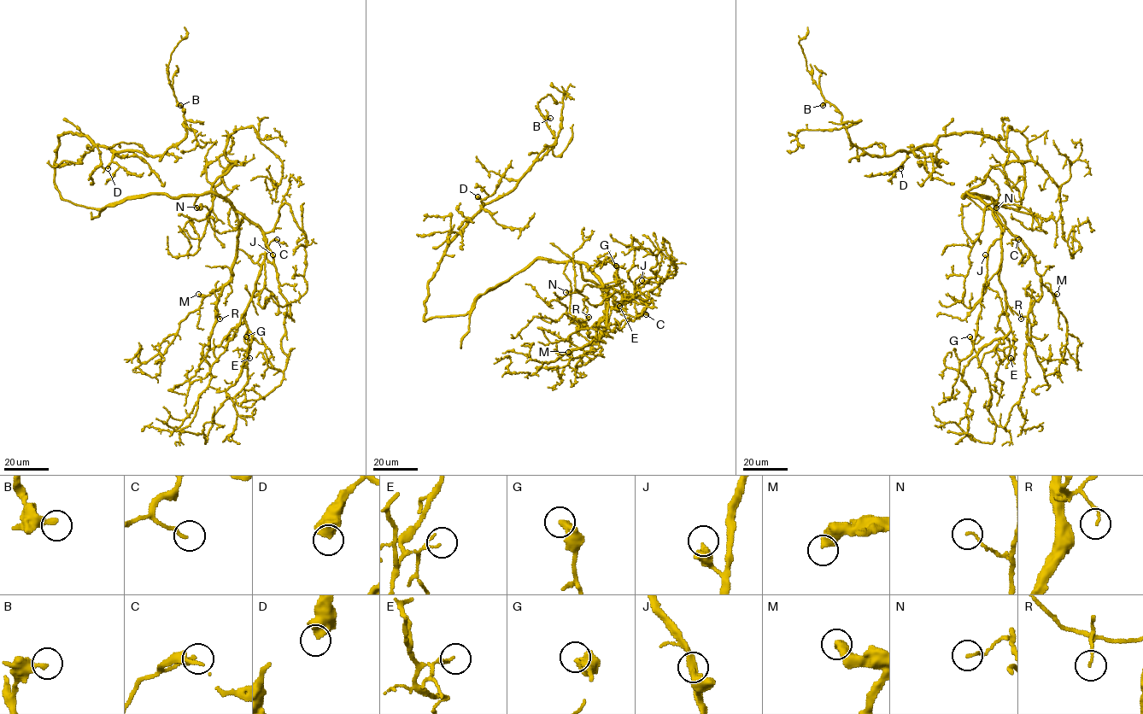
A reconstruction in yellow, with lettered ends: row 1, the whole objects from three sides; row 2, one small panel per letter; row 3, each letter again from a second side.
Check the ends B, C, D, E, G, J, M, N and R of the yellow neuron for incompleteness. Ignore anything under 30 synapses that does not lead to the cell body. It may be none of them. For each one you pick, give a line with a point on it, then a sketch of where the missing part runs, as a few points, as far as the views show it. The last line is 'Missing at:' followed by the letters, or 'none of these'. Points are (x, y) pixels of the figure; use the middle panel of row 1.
M: place (568, 352); course (568, 352), (564, 366), (566, 367), (555, 374), (544, 369), (530, 367)
Missing at: M

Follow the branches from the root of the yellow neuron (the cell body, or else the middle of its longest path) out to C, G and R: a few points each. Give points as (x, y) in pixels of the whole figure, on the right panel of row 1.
C: (990, 196), (963, 196), (968, 192), (977, 196), (1028, 248), (1024, 263), (1018, 239)
G: (990, 196), (963, 196), (977, 196), (1001, 228), (999, 280), (1010, 331), (977, 353), (970, 336)
R: (990, 196), (963, 196), (968, 192), (977, 196), (1022, 242), (1029, 250), (1040, 276), (1041, 295), (1021, 318)

